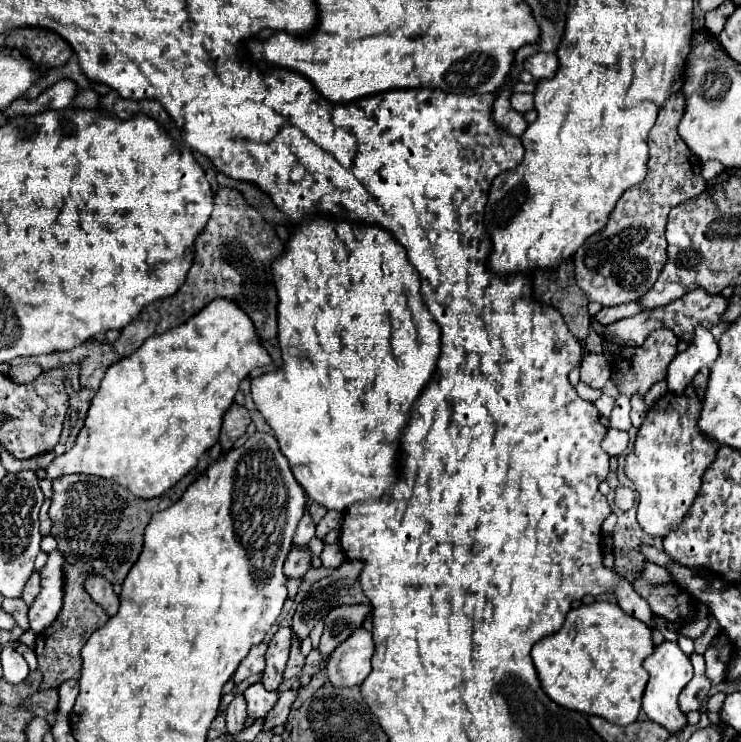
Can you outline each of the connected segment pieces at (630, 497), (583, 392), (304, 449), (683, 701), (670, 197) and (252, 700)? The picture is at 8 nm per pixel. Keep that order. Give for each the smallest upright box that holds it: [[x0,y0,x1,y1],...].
[[615,486,635,510],[575,382,601,402],[251,216,441,512],[679,654,711,712],[573,92,705,306],[243,682,277,718]]

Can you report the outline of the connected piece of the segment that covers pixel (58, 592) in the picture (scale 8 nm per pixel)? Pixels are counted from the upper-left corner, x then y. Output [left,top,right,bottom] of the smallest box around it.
[35,550,65,632]

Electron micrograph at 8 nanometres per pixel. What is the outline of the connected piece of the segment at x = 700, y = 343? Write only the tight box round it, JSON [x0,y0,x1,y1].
[667,326,719,394]

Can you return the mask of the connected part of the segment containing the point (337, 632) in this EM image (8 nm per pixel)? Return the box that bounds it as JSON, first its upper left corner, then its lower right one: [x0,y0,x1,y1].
[319,604,371,656]

